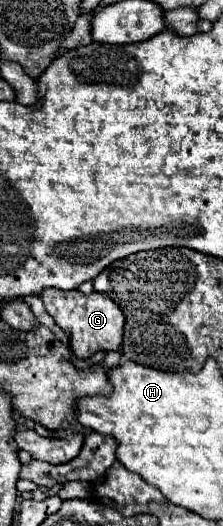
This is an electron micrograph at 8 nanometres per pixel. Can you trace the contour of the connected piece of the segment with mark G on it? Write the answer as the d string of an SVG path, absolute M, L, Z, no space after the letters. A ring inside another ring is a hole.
M45 289L39 297L43 299L47 313L71 339L71 349L79 359L89 359L99 349L105 349L105 351L119 349L123 339L125 317L117 307L117 303L113 303L113 299L95 291L91 295L83 295L79 289L71 289L71 291Z

